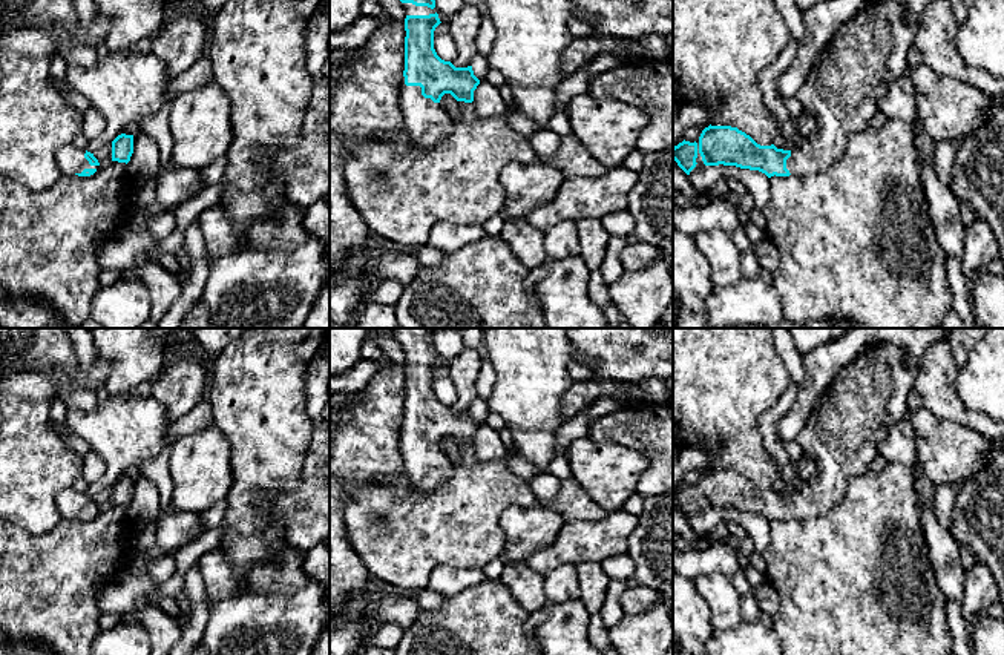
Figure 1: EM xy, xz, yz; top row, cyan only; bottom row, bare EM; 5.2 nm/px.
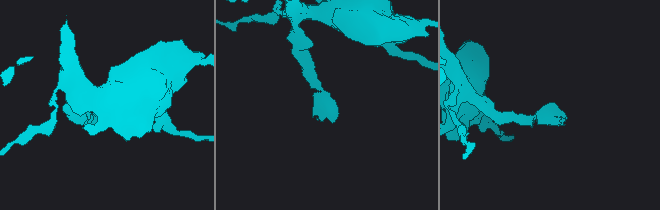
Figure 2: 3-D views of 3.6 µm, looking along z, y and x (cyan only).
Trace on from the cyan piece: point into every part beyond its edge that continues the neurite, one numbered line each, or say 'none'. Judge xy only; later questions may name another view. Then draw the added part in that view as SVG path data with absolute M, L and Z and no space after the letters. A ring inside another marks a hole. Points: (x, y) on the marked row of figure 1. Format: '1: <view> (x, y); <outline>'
1: xy (69, 158); M66 144L55 153L55 161L61 175L81 173L84 169L100 169L100 166L90 166L84 158L86 149L80 149L74 144Z

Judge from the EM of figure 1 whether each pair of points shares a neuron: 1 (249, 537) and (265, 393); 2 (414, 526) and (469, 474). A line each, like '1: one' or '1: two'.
1: one
2: one

